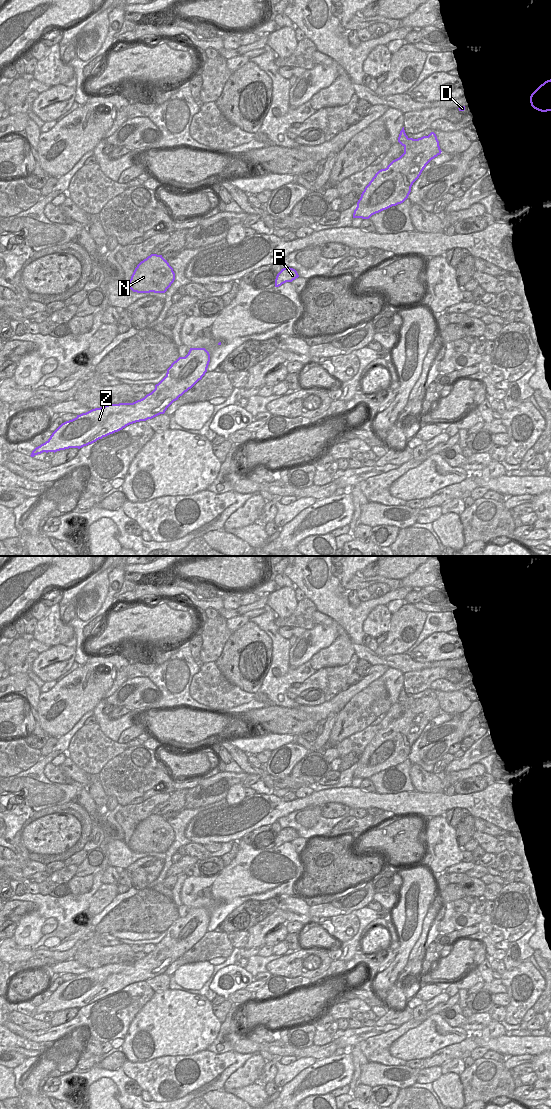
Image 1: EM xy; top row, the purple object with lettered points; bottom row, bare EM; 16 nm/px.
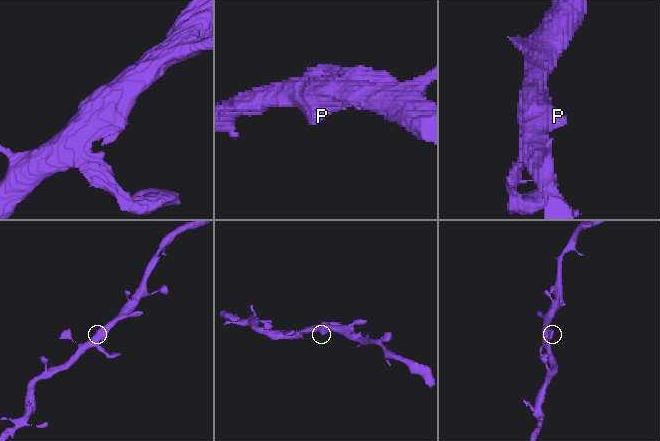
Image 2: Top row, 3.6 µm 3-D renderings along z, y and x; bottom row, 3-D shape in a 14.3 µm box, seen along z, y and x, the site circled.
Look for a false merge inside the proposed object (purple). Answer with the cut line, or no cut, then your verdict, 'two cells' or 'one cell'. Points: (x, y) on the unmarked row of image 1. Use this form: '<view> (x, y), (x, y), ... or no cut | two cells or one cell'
no cut | one cell

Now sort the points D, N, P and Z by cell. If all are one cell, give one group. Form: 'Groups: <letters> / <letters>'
Groups: D N P Z

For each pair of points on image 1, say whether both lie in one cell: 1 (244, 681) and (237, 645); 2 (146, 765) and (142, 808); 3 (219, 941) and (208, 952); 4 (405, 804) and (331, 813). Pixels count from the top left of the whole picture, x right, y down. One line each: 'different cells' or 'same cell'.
1: same cell
2: different cells
3: same cell
4: different cells

